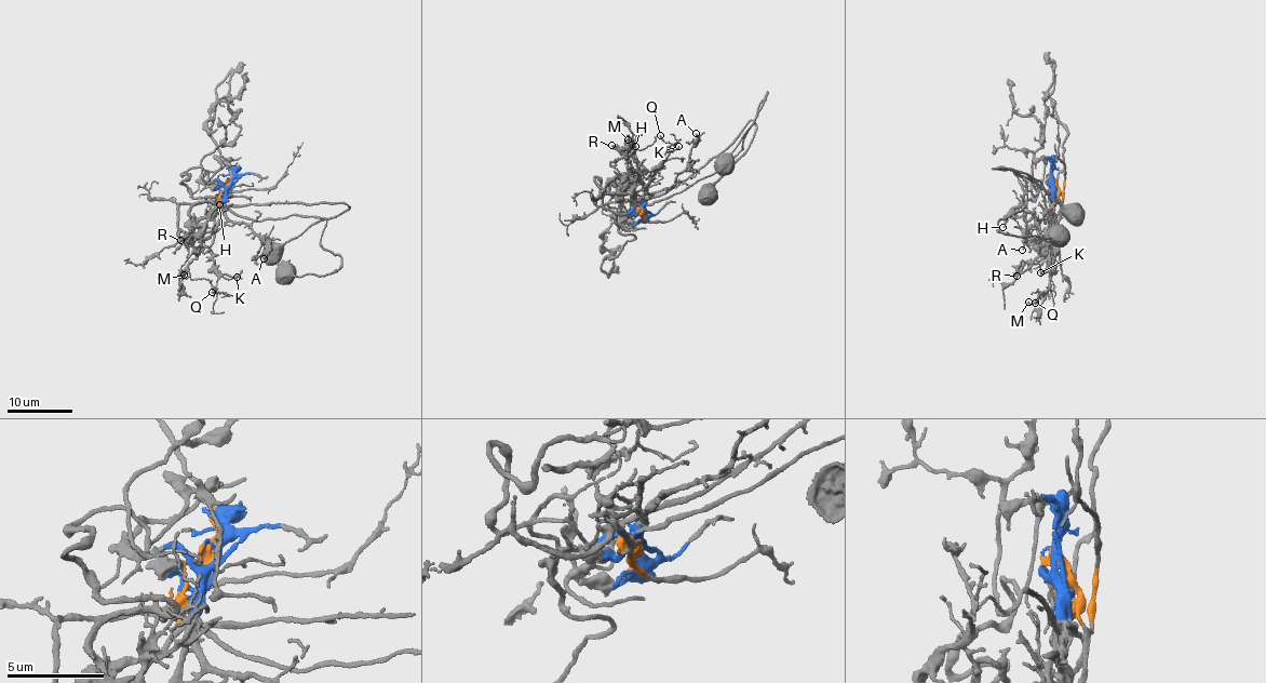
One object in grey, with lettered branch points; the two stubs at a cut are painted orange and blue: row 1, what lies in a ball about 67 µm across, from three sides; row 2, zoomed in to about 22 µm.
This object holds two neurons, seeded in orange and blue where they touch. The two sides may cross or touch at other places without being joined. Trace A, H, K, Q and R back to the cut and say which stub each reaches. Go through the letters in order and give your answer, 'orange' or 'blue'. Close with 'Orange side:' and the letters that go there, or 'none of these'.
A: blue
H: orange
K: blue
Q: blue
R: orange
Orange side: H, R

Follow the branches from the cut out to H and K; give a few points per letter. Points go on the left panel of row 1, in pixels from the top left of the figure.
H: (228, 182), (224, 203), (207, 221), (199, 239), (210, 214), (227, 197), (226, 195), (220, 197), (218, 204)
K: (228, 181), (226, 223), (214, 233), (210, 254), (214, 270), (237, 277)

